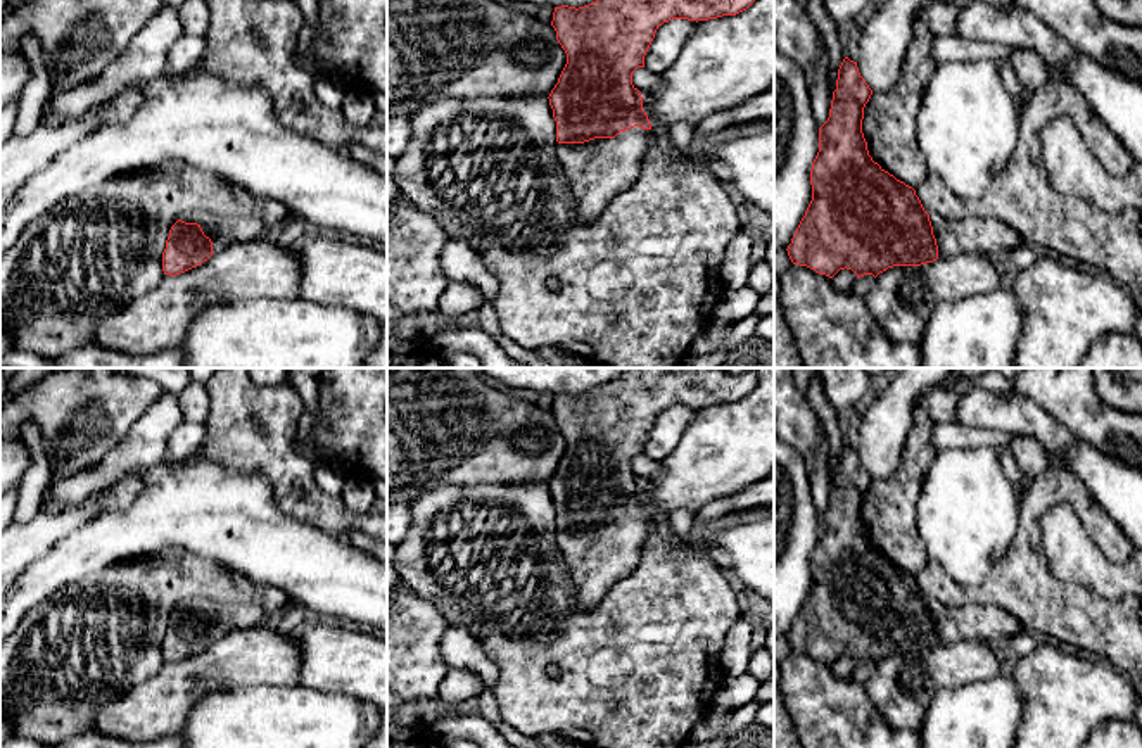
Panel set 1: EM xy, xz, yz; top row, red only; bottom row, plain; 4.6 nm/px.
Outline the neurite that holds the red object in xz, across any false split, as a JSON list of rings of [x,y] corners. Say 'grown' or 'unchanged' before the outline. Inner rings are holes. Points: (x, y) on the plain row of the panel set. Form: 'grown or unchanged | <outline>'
grown | [[[631,368],[622,377],[598,385],[584,394],[555,394],[551,413],[567,441],[567,451],[549,480],[556,508],[556,544],[575,586],[574,610],[596,606],[615,582],[631,575],[639,565],[639,555],[657,522],[643,498],[641,479],[632,472],[632,460],[644,454],[644,442],[657,416],[672,406],[708,408],[736,403],[757,387],[753,373],[729,375],[724,368]]]

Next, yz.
grown | [[[845,444],[838,456],[829,504],[819,515],[819,539],[810,556],[812,587],[786,636],[793,651],[807,653],[829,665],[845,655],[857,665],[864,662],[876,665],[888,655],[921,653],[938,644],[1009,643],[1025,631],[1002,608],[928,601],[916,577],[885,558],[869,542],[862,506],[871,482],[872,477],[860,463],[857,449]]]

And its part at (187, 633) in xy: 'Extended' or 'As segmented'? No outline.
Extended

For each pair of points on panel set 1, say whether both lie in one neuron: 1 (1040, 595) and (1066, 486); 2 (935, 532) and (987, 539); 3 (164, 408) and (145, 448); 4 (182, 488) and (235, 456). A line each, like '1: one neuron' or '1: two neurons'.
1: one neuron
2: one neuron
3: one neuron
4: two neurons

